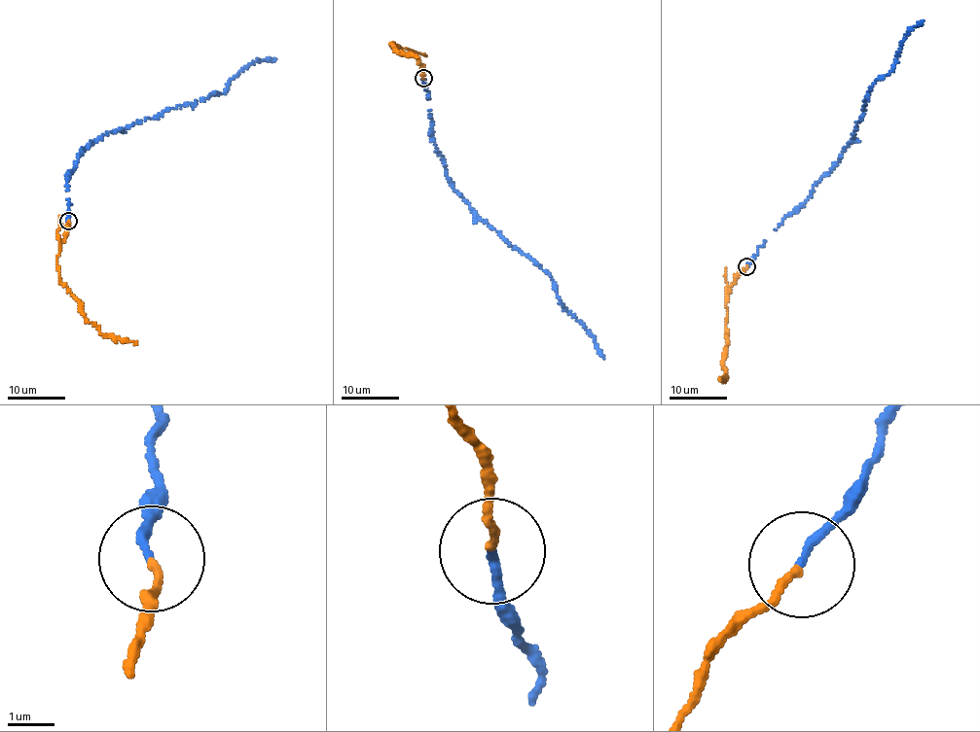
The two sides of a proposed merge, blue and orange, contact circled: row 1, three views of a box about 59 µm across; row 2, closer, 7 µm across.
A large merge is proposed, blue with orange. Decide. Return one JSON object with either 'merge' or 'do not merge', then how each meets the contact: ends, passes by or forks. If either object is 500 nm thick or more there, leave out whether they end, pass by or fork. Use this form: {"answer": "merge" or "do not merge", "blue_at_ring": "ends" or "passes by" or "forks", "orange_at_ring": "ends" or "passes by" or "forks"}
{"answer": "do not merge", "blue_at_ring": "ends", "orange_at_ring": "ends"}

